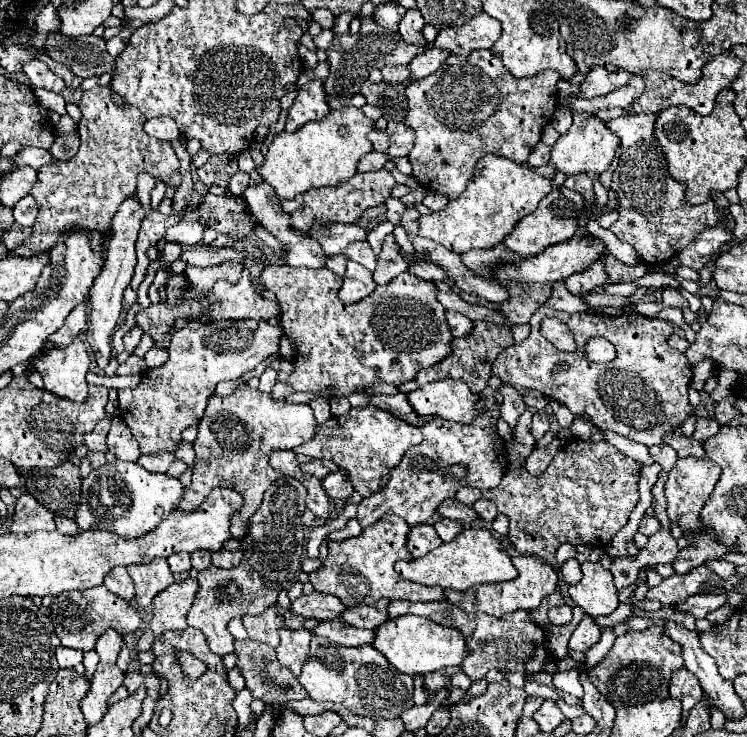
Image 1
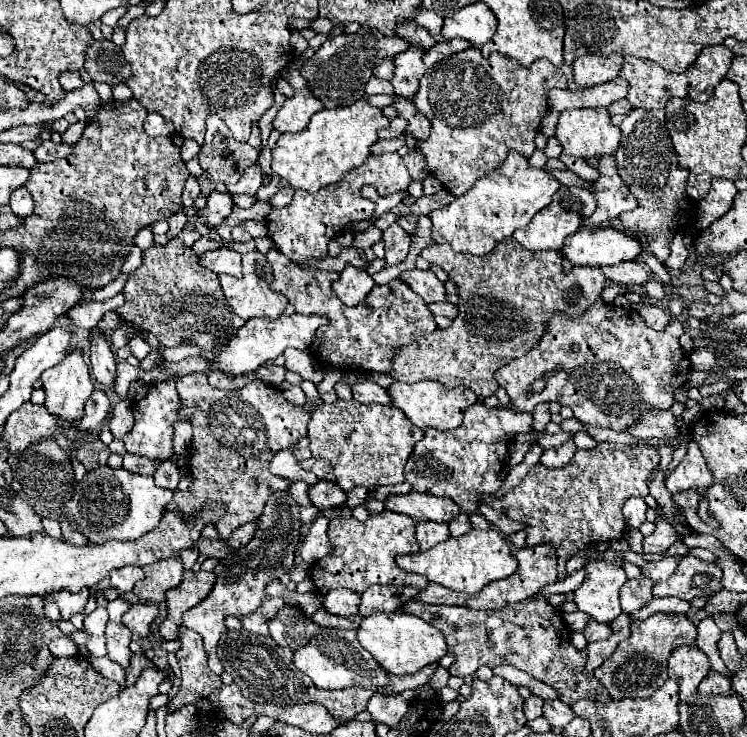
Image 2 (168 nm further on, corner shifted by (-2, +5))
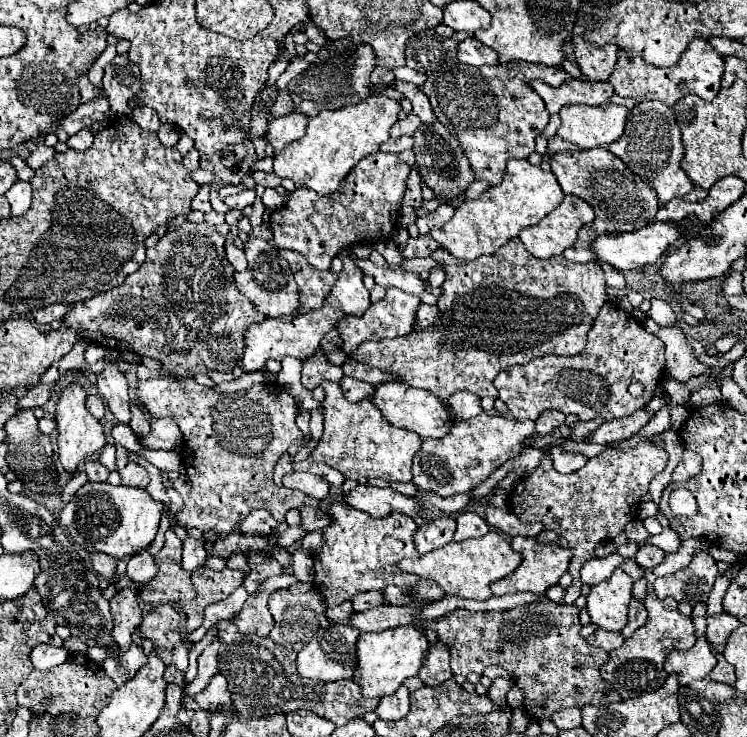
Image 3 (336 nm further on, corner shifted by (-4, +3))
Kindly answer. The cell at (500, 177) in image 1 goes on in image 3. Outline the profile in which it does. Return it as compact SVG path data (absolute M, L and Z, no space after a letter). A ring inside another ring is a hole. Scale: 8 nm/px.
M509 159L501 185L489 187L477 199L461 203L441 229L431 229L431 237L457 259L477 259L495 253L509 239L517 237L521 229L539 223L561 201L563 191L551 171L531 165L527 159Z

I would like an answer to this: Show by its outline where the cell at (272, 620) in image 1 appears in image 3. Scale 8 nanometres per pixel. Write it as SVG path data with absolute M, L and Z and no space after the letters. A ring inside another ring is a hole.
M253 593L245 601L243 609L237 613L233 623L241 633L255 633L261 637L267 637L273 629L273 617L267 607L271 593Z

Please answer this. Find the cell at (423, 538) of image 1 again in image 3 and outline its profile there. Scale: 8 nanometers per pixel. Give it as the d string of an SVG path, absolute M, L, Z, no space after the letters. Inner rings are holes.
M433 519L423 523L415 533L415 547L421 555L453 541L455 519Z

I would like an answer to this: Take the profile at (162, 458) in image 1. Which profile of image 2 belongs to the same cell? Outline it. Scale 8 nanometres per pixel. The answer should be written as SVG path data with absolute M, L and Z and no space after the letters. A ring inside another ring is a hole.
M125 453L125 457L123 457L123 469L131 471L131 473L137 473L137 475L153 475L155 469L157 469L157 463L151 461L151 459L139 457L139 455Z

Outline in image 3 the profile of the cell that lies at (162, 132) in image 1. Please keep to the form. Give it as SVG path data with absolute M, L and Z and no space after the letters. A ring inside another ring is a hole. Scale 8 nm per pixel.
M135 107L133 109L133 121L143 129L143 131L157 131L161 121L157 113L151 107Z

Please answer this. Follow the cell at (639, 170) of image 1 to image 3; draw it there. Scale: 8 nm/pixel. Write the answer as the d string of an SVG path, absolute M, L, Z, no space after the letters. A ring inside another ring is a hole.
M645 101L629 111L625 135L621 135L615 143L611 143L611 153L617 155L621 161L625 161L625 165L635 175L643 177L643 181L651 185L651 189L659 197L659 205L665 205L675 197L683 197L695 187L681 169L683 145L679 127L675 123L675 115L671 107L663 105L661 101Z

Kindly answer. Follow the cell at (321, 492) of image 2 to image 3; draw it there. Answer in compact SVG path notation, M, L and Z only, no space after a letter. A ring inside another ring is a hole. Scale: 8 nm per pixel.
M321 501L319 507L313 505L305 505L301 509L301 525L307 531L315 531L315 529L325 529L327 525L331 525L331 519L327 517L327 507L325 501Z

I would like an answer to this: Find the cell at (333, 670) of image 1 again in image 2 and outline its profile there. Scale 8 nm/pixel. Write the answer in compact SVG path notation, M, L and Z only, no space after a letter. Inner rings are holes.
M319 627L313 633L313 639L301 649L295 651L293 663L299 671L309 675L313 683L321 689L345 689L353 685L361 687L381 687L389 679L389 673L377 667L377 661L369 651L361 647L357 641L357 631L345 631L345 629L323 629Z

